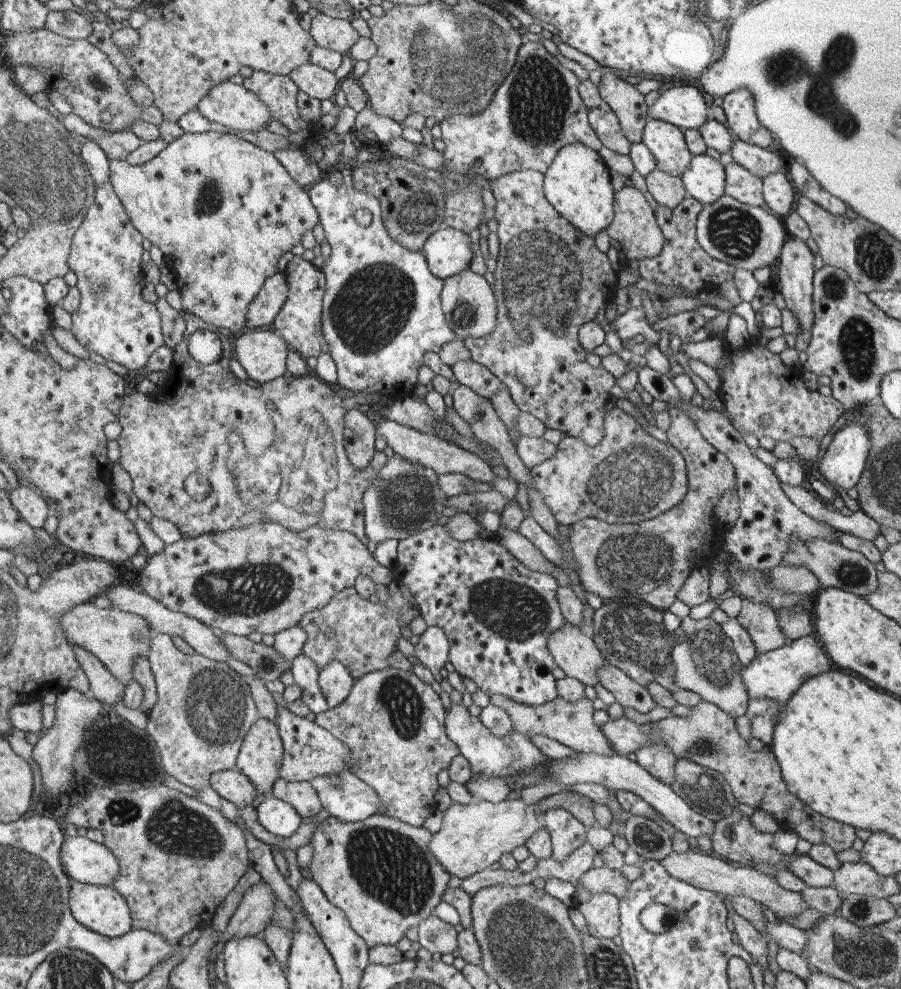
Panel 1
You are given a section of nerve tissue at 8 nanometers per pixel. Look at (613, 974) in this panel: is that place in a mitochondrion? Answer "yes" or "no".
yes

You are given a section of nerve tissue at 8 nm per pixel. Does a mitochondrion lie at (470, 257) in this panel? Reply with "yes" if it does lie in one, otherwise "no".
no

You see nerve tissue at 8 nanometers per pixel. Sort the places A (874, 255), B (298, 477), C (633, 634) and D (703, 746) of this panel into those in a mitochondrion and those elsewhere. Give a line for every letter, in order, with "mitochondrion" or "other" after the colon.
A: mitochondrion
B: mitochondrion
C: mitochondrion
D: mitochondrion

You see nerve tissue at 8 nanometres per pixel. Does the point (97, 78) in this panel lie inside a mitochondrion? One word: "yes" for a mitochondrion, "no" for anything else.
yes

